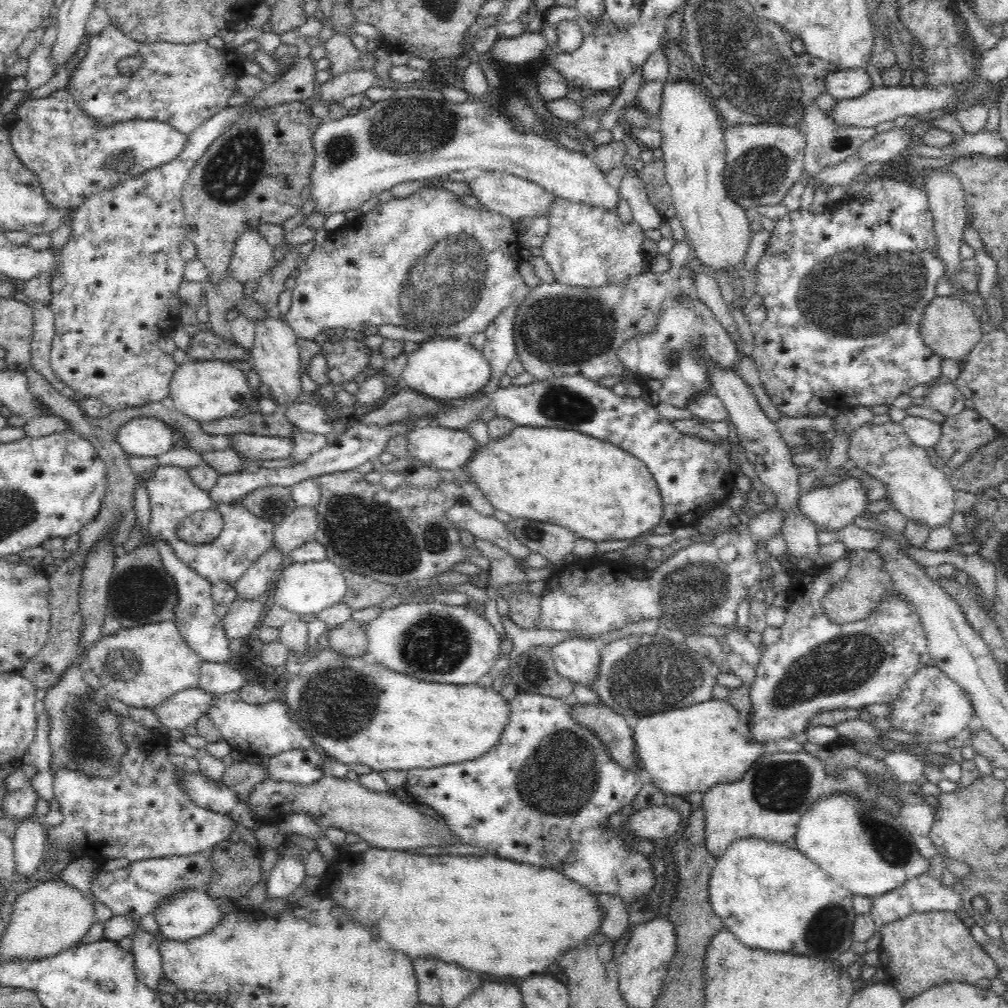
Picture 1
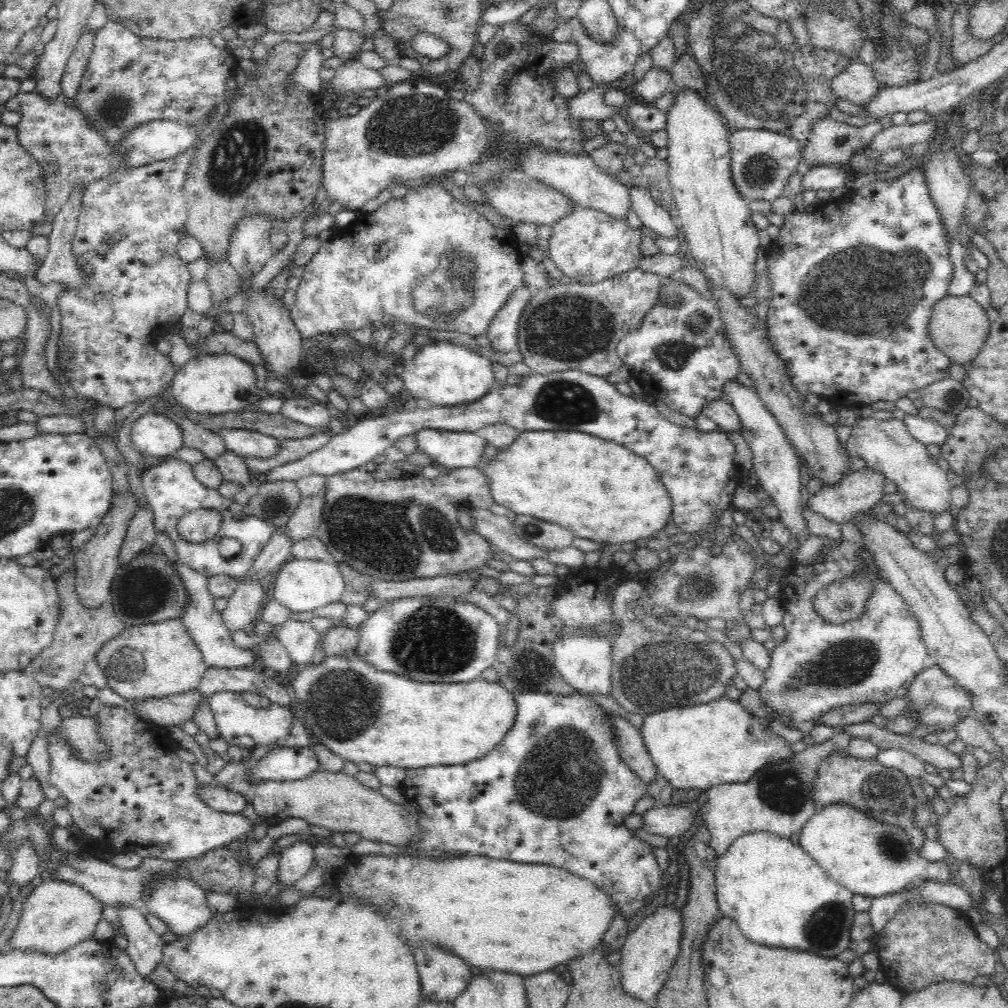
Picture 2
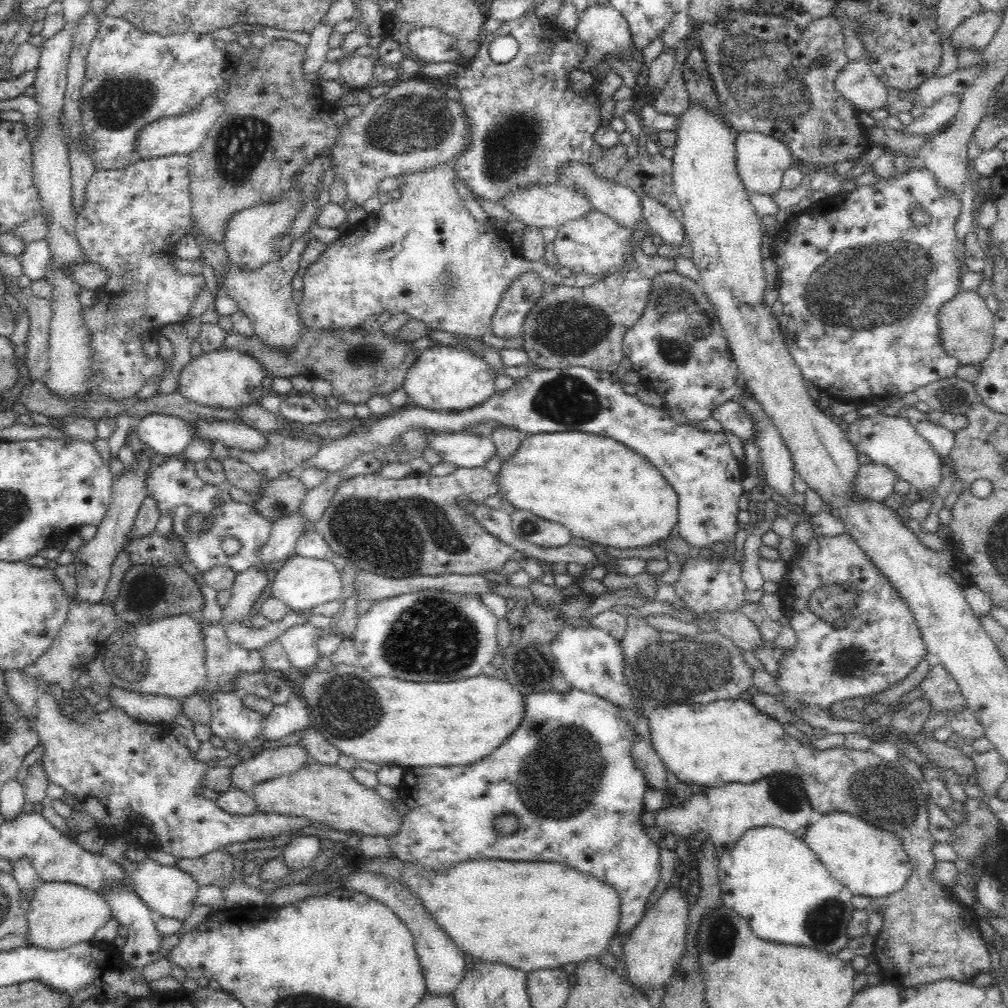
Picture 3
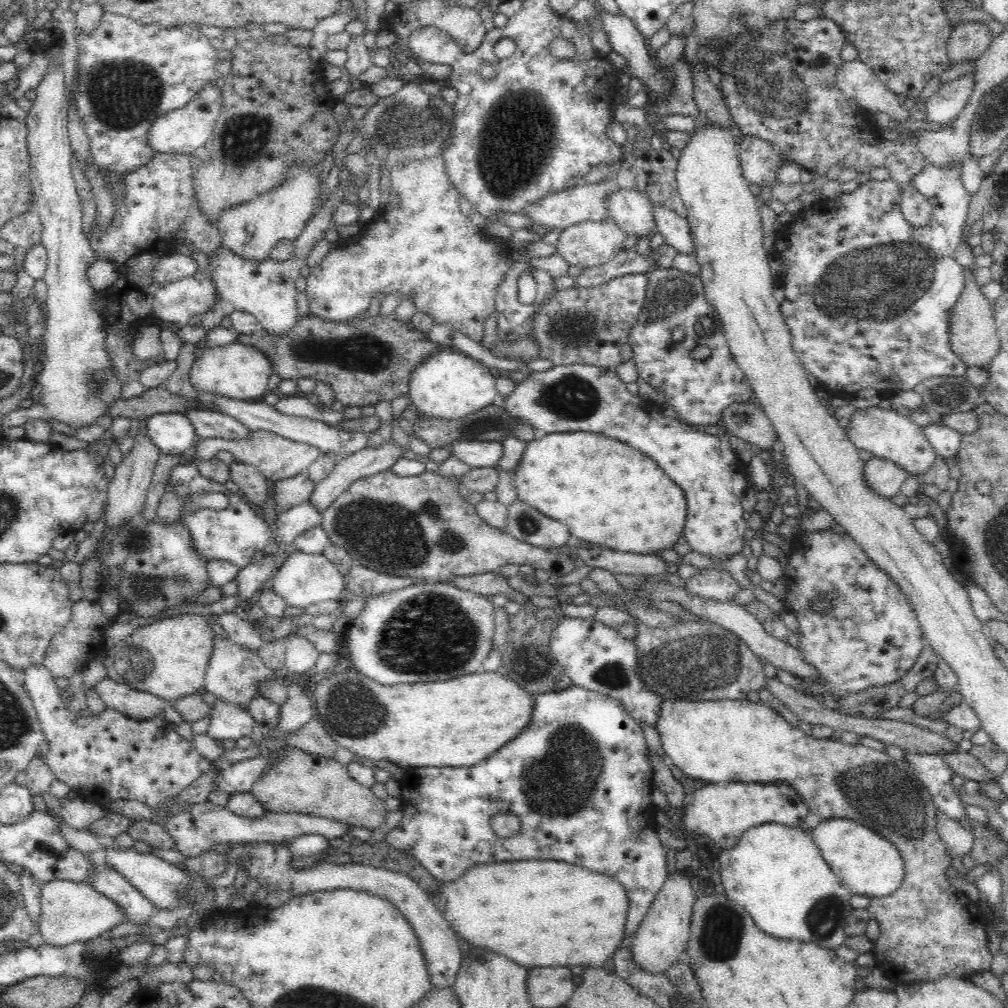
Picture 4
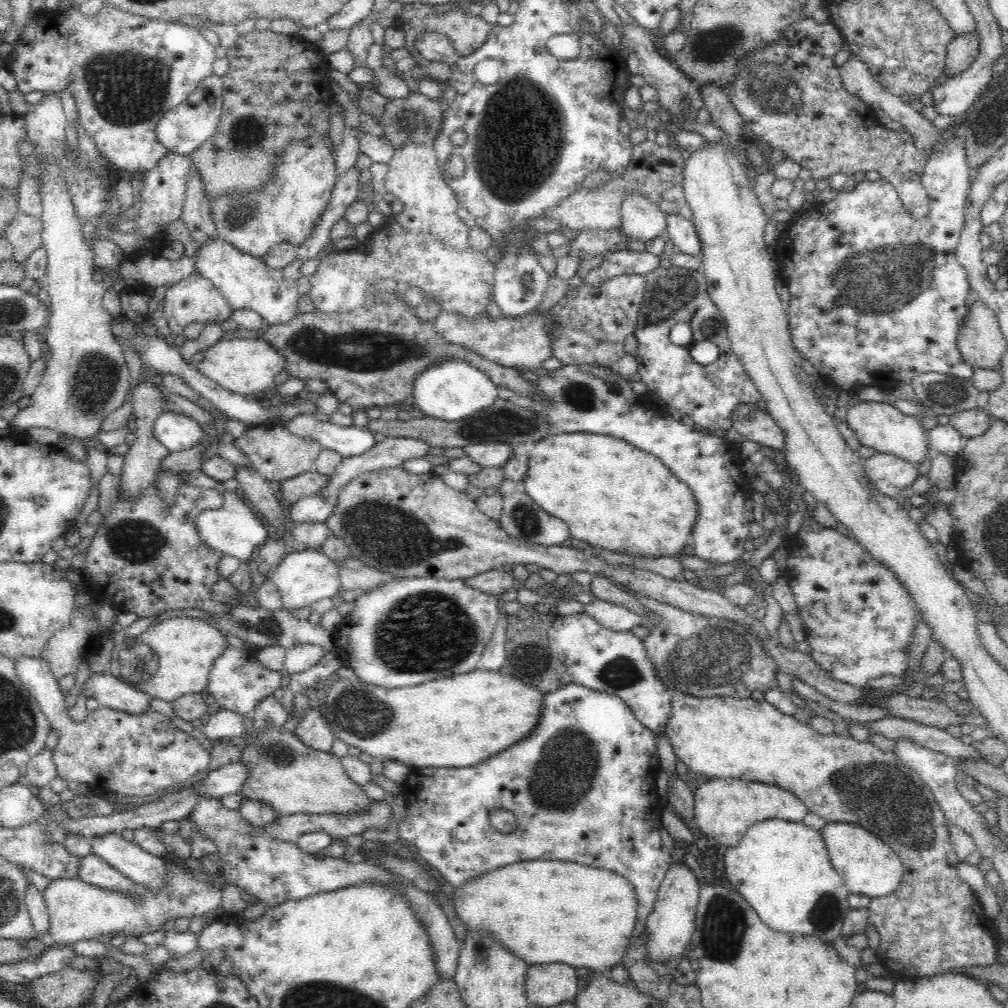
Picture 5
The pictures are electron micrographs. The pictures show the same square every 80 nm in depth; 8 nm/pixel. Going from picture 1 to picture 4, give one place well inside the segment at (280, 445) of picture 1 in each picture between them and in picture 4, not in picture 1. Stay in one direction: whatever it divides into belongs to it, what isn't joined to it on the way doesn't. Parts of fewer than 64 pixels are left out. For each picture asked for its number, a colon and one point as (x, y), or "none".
2: (245, 443)
3: (234, 435)
4: (208, 424)

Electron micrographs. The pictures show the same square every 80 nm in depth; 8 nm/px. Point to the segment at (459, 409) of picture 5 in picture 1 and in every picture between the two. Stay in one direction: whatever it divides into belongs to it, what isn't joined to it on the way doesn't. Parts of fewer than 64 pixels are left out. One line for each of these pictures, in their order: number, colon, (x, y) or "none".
1: (444, 368)
2: (442, 373)
3: (449, 377)
4: (449, 385)

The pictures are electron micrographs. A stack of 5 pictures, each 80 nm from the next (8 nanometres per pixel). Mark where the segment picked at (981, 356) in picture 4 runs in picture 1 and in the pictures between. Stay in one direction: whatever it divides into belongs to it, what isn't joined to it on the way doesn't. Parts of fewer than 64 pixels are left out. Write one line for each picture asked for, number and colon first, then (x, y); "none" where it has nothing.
1: (950, 328)
2: (958, 326)
3: (966, 325)

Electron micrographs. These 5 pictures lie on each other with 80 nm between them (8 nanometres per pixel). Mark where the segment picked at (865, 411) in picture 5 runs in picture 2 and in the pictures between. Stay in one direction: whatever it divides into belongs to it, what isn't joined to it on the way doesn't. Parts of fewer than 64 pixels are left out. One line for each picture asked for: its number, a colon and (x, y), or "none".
2: (885, 446)
3: (891, 441)
4: (886, 434)

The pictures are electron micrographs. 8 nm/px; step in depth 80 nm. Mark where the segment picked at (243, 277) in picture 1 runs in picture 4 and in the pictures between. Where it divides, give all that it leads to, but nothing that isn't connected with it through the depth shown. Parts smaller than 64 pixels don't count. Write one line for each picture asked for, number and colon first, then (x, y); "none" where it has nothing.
2: (250, 249)
3: (250, 235)
4: (250, 230)

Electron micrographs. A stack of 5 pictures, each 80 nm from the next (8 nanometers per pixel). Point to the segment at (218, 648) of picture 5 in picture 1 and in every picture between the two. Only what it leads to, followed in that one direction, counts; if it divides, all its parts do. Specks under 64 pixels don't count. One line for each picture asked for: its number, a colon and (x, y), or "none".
1: (167, 665)
2: (174, 664)
3: (174, 647)
4: (181, 646)

